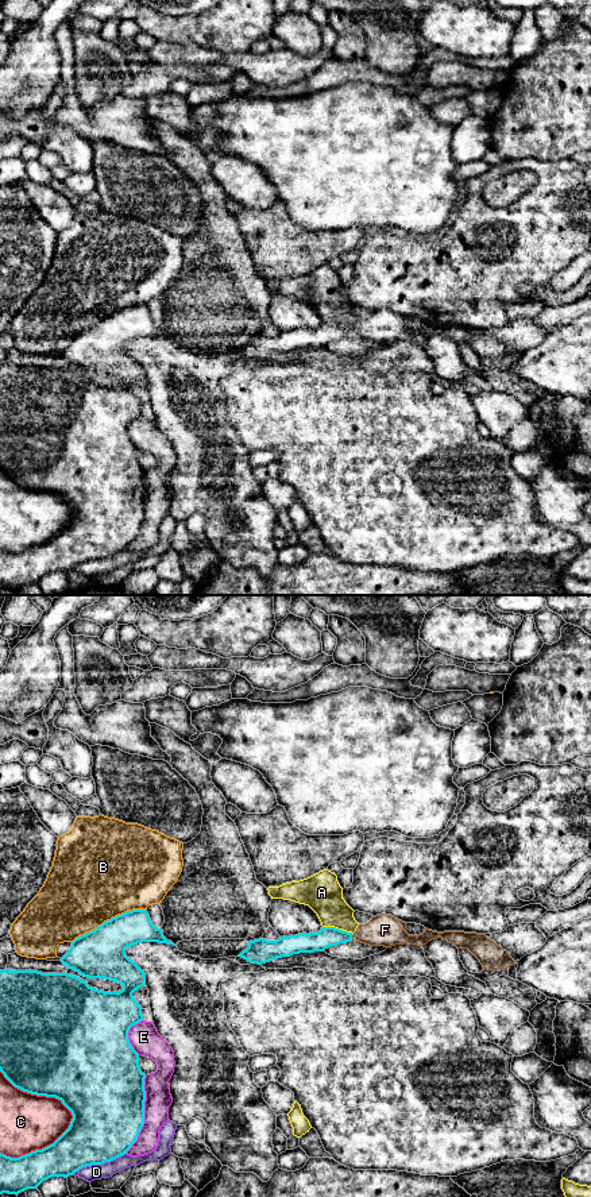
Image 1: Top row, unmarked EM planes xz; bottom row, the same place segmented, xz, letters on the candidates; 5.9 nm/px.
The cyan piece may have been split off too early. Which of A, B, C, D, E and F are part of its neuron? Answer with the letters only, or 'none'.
F

